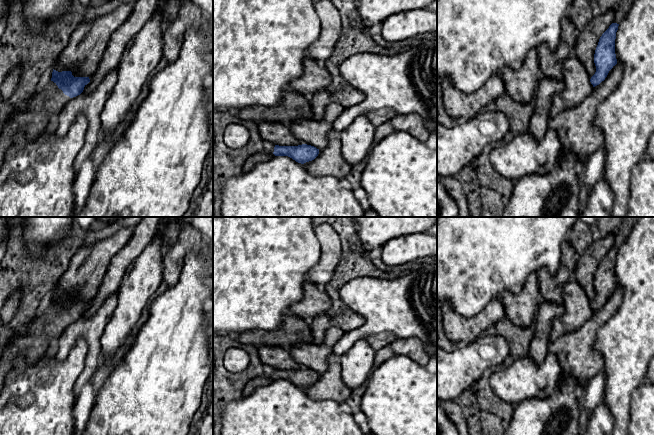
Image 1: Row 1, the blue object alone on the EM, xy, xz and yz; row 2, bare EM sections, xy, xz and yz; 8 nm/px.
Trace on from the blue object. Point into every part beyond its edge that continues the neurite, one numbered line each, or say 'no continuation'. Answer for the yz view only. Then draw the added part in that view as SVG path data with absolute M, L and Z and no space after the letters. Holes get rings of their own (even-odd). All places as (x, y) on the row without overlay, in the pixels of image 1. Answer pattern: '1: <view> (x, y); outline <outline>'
no continuation

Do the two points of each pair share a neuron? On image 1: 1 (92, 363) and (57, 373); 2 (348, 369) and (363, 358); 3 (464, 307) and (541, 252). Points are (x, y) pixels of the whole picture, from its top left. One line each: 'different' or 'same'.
1: different
2: same
3: same

